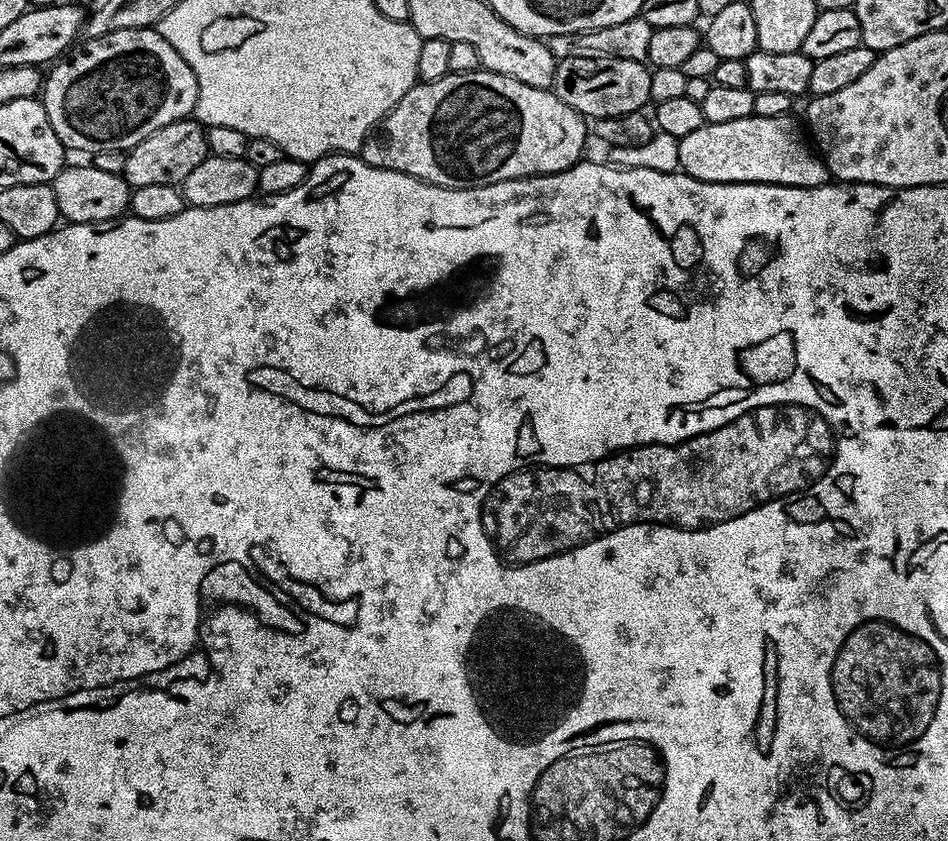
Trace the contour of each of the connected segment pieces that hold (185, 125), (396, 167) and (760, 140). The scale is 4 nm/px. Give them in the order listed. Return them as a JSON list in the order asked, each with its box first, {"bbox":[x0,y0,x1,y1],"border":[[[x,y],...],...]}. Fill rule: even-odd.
[{"bbox":[124,118,209,188],"border":[[[195,118],[170,122],[162,130],[154,130],[150,138],[142,138],[138,146],[128,149],[124,157],[124,180],[129,188],[162,186],[163,184],[183,185],[186,174],[198,166],[203,157],[209,155],[205,125]]]},{"bbox":[358,70,590,188],"border":[[[483,70],[447,72],[434,82],[414,85],[396,103],[394,110],[387,112],[372,129],[358,155],[370,166],[410,174],[427,184],[443,188],[477,188],[523,176],[564,172],[570,166],[581,163],[588,136],[590,140],[590,128],[585,117],[566,106],[566,102],[549,89],[526,86],[526,82],[518,82],[518,78],[506,78],[502,74]]]},{"bbox":[679,114,829,188],"border":[[[753,114],[737,118],[735,122],[704,123],[698,130],[694,130],[694,134],[679,137],[680,168],[696,180],[715,184],[785,184],[791,188],[817,188],[829,183],[828,167],[814,151],[802,128],[800,133],[799,126],[792,119],[791,115],[766,118]]]}]

